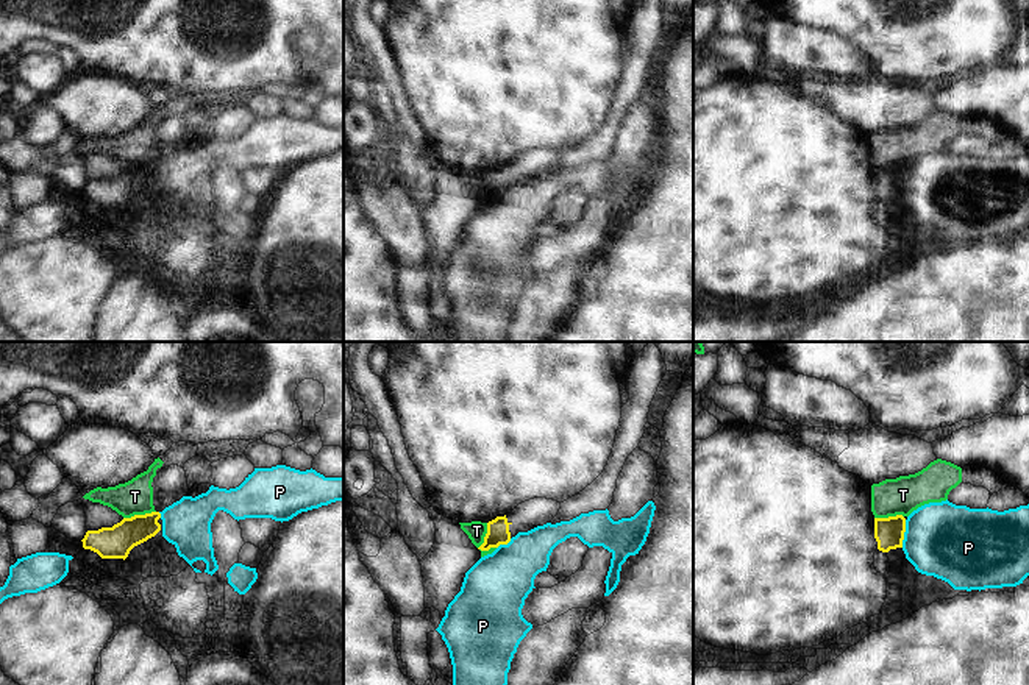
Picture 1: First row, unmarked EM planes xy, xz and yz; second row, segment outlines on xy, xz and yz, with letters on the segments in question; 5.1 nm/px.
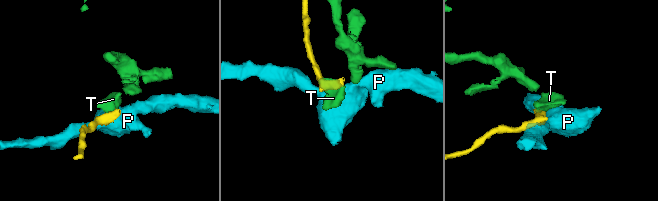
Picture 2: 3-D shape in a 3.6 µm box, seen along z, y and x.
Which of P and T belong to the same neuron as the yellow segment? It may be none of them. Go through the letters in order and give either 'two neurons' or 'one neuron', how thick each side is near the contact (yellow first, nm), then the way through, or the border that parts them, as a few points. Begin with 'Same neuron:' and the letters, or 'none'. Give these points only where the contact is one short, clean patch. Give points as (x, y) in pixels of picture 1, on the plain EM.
Same neuron: none
P: two neurons; 160 nm thick on the yellow side, 380 nm on the other; border along yz (906, 170), (901, 197)
T: two neurons; 110 nm thick on the yellow side, 100 nm on the other; border along xz (487, 173), (487, 183), (480, 197), (481, 202)

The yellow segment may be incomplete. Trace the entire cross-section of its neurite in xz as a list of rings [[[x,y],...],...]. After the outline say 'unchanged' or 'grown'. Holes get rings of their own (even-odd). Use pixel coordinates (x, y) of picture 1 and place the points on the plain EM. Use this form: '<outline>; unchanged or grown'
[[[547,148],[525,151],[511,164],[497,167],[487,173],[484,193],[478,200],[489,201],[490,198],[507,195],[518,183],[528,183],[550,173],[557,165],[559,159],[561,153]]]; grown

